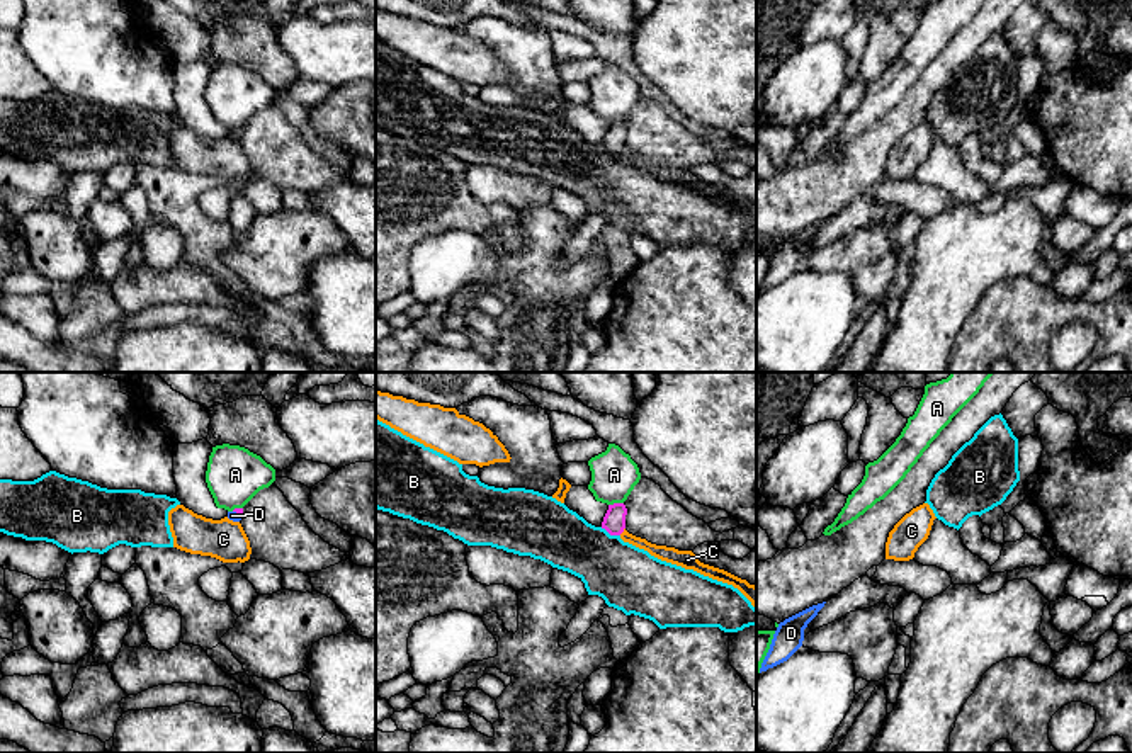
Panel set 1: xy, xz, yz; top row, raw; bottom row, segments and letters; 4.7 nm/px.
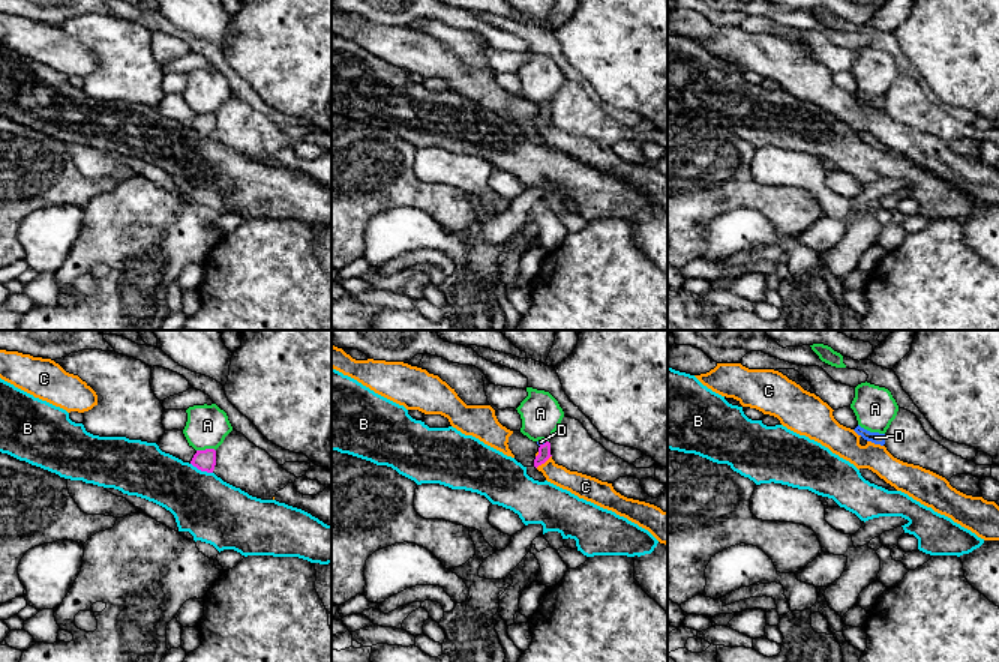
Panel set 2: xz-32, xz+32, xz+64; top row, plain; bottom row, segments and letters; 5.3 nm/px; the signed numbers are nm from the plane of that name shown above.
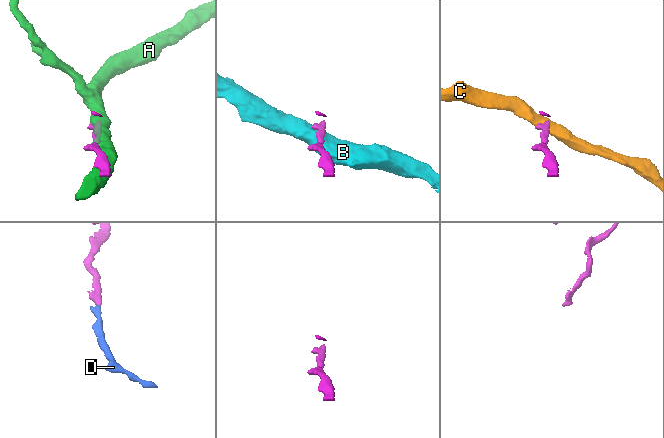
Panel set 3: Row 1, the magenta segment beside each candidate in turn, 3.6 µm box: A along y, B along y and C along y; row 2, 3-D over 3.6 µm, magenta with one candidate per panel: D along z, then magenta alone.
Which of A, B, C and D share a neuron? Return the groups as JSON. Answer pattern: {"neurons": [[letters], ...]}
{"neurons": [["A"], ["B"], ["C"], ["D"]]}

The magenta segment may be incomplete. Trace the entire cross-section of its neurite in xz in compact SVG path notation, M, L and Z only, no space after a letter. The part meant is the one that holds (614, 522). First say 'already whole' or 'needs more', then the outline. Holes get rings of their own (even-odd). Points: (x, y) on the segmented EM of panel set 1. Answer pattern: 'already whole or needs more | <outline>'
already whole | M624 503L608 505L602 529L605 529L610 535L620 535L625 529L625 515L627 508Z

